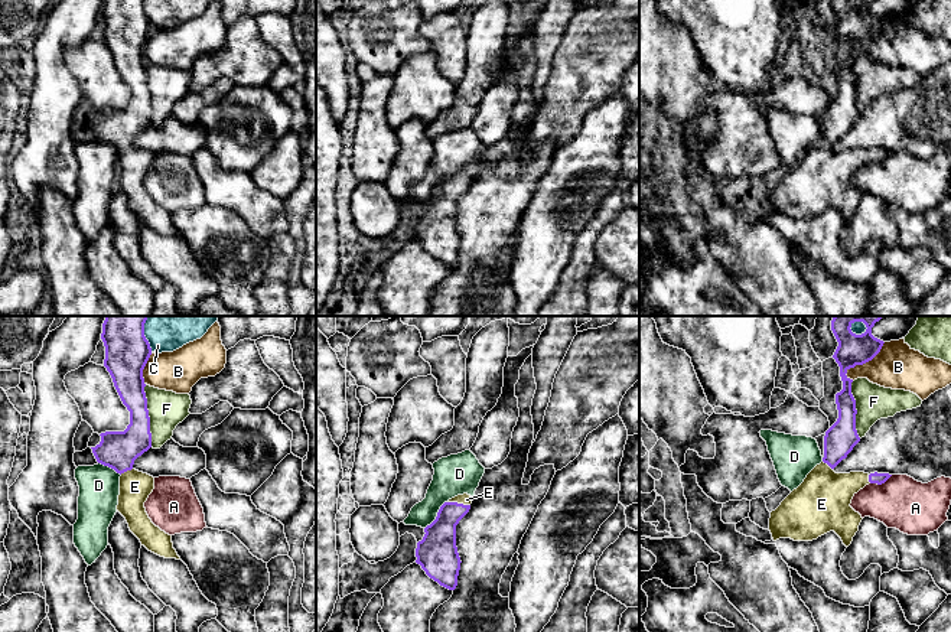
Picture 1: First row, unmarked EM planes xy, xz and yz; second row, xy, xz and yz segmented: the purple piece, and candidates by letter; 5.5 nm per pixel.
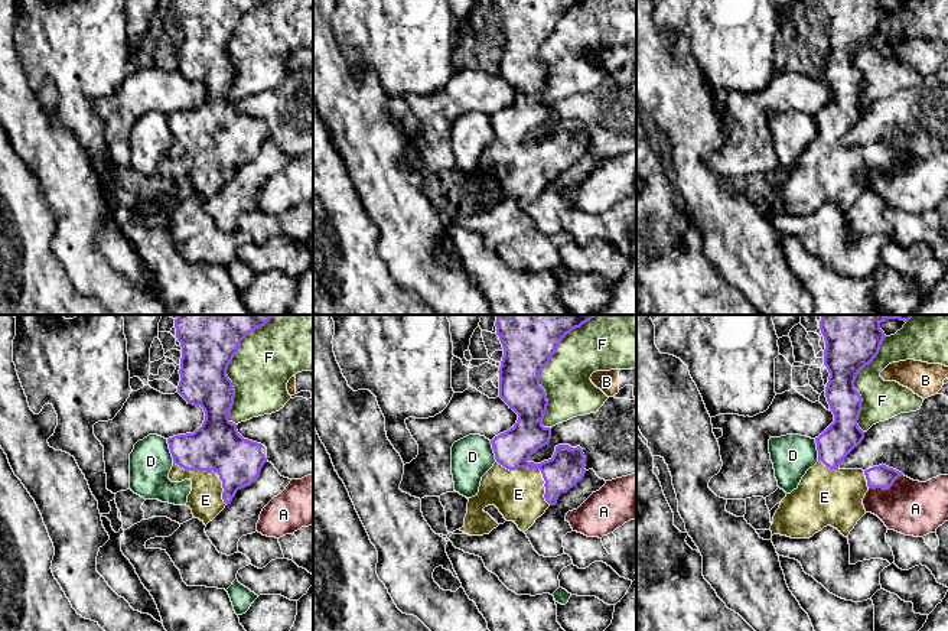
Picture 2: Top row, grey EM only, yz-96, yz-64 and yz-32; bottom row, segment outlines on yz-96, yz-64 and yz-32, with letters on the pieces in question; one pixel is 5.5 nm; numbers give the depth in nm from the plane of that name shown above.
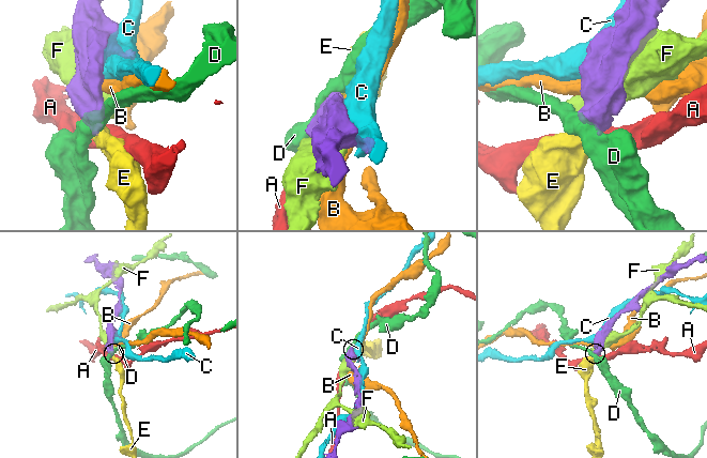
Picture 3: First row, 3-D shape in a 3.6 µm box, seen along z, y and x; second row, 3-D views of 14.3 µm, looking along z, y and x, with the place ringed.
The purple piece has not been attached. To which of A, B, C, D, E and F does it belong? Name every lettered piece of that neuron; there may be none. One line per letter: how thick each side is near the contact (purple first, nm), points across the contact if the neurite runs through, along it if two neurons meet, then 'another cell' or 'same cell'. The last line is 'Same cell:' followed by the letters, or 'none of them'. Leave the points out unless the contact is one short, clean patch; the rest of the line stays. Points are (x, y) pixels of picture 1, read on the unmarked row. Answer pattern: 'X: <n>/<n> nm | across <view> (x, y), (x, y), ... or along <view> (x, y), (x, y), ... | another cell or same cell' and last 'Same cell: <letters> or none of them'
A: 60/300 nm | along yz (892, 152), (881, 160), (870, 160) | another cell
B: 180/260 nm | along yz (885, 19), (870, 36), (852, 44), (846, 54) | another cell
C: 180/60 nm | another cell
D: 220/220 nm | along xz (446, 178), (424, 205) | another cell
E: 190/60 nm | across xz (439, 220), (448, 194), (459, 181), (466, 176) | same cell
F: 200/200 nm | another cell
Same cell: E

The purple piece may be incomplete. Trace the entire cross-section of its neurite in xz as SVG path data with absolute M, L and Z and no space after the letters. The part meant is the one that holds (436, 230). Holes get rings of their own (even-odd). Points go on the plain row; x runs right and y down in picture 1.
M457 172L444 179L436 196L424 205L424 214L417 219L416 240L440 263L455 267L460 247L456 224L456 202L469 189L472 173Z

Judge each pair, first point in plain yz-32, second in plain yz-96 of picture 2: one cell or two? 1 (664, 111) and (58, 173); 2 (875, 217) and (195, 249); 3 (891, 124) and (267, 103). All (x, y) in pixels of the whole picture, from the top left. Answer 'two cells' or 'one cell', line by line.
1: one cell
2: two cells
3: one cell

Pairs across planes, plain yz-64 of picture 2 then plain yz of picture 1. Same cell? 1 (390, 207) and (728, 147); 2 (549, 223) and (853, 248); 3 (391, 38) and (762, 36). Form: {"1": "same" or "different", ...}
{"1": "different", "2": "same", "3": "same"}

